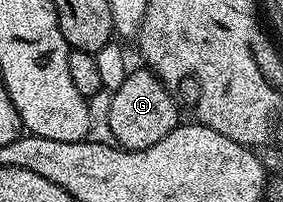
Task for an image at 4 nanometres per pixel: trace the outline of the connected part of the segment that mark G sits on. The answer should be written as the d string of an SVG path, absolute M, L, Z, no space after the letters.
M147 69L129 70L126 81L122 81L122 85L118 85L118 89L111 92L111 96L108 134L125 151L150 149L150 145L158 145L158 141L162 141L166 133L178 126L176 100L160 84L160 78Z

